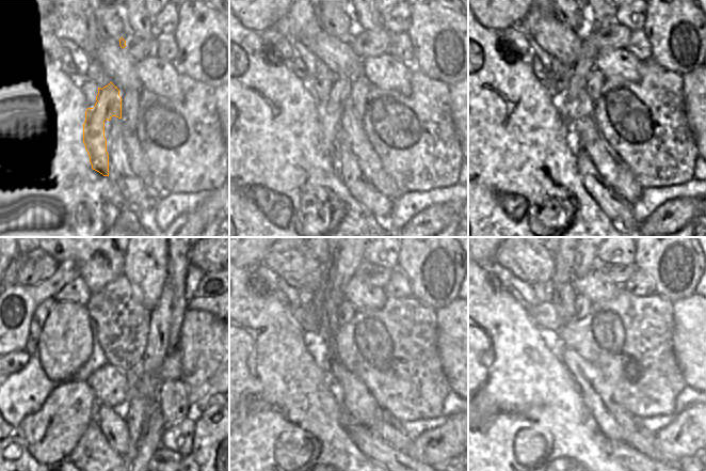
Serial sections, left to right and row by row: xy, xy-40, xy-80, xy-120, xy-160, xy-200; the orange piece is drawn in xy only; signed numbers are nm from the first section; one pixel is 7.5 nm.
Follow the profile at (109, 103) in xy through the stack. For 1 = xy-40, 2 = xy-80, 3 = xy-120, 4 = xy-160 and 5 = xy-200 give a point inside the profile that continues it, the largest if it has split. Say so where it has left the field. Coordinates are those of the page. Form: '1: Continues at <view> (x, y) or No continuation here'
1: Continues at xy-40 (338, 114)
2: Continues at xy-80 (575, 106)
3: Continues at xy-120 (105, 281)
4: Continues at xy-160 (349, 258)
5: Continues at xy-200 (586, 260).

